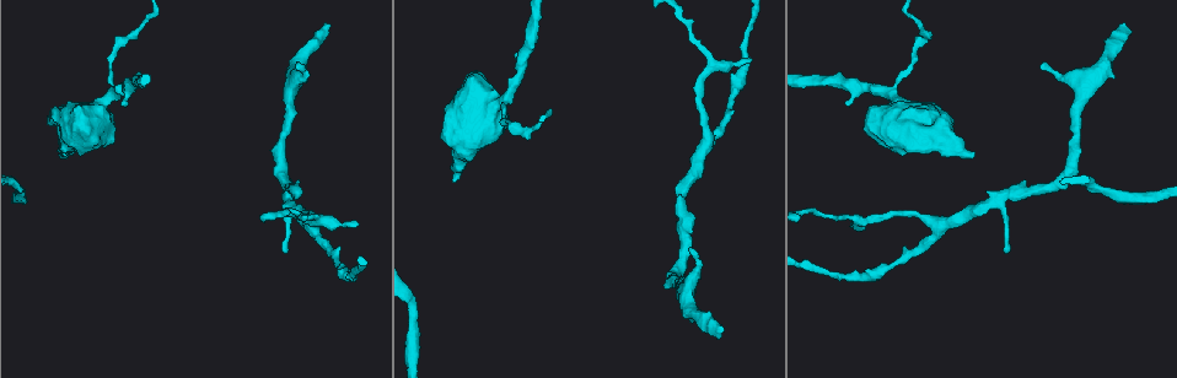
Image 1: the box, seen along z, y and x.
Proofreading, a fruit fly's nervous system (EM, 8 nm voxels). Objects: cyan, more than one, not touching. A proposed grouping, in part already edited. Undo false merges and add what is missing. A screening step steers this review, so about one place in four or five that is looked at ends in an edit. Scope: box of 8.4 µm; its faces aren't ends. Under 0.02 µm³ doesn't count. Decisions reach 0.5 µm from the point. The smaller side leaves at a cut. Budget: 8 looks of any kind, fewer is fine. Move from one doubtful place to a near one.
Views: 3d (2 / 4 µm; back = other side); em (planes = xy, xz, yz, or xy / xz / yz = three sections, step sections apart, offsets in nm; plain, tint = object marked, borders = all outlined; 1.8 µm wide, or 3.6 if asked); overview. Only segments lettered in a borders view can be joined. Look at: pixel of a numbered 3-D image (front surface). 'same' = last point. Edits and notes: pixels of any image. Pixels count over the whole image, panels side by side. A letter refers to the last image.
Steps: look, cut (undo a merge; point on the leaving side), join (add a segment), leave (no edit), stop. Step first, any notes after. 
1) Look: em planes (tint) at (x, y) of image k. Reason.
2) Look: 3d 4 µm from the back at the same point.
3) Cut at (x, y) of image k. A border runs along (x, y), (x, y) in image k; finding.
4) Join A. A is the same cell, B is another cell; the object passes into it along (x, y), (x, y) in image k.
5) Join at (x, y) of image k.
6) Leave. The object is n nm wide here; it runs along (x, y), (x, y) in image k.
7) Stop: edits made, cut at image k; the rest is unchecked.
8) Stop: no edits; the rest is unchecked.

Look: em xz step 16 (tint) at (858, 219) of image 1.

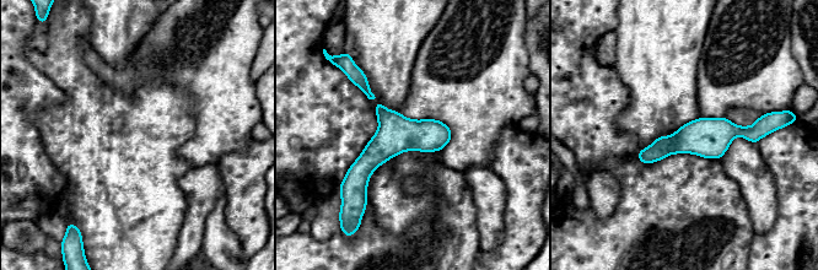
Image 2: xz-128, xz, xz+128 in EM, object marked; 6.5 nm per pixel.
Look: em xz step 16 (borders) at the same point.

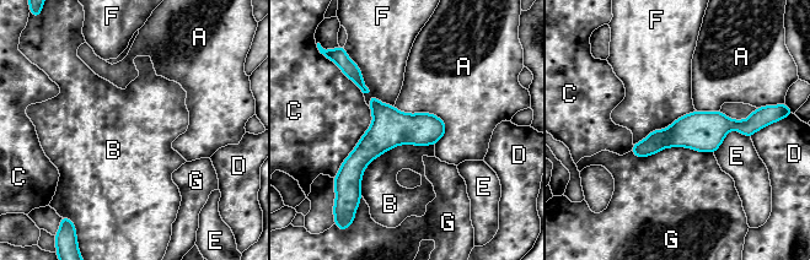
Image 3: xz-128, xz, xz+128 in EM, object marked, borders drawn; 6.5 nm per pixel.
Leave. The object is 240 nm wide here; A, B, C, D, E, F and G are other cells; a border runs along (434, 144), (382, 152), (360, 195) in image 3; one neuron here.

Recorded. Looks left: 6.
Look: 3d 2 µm at (109, 66) of image 1. Thin neck.

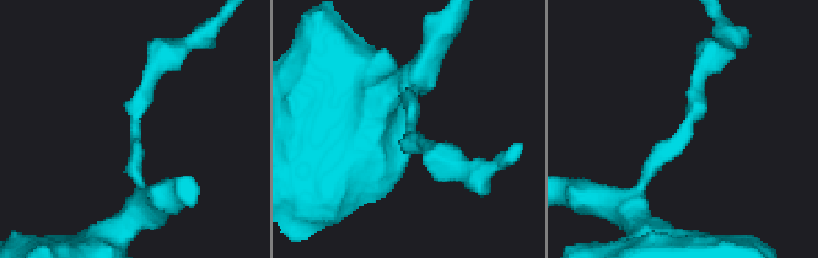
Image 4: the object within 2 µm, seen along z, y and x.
Look: em yz step 8 (tint) at (681, 130) of image 4.

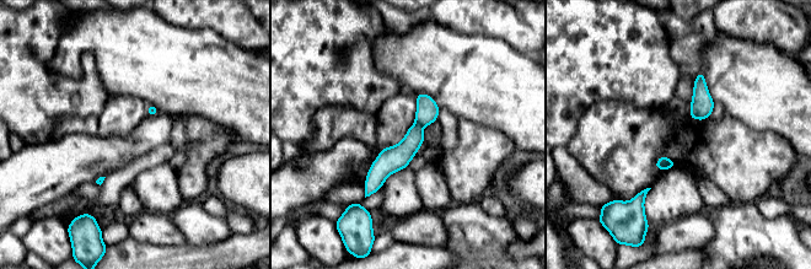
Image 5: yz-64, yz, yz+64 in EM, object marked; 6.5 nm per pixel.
Look: em planes (borders) at the same point.

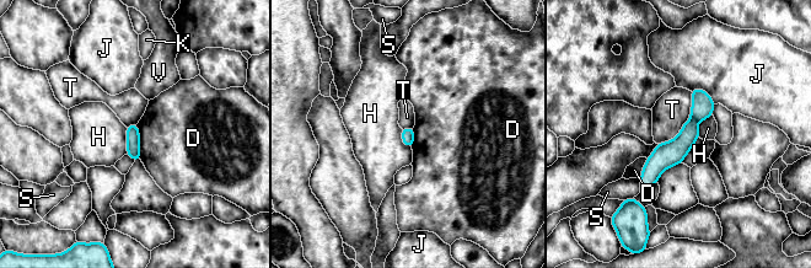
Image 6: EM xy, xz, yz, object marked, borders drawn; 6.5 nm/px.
Cut at (702, 105) of image 6. The object is 80 nm wide here; D, H, J, K, S, T and V are other cells; a border runs along (691, 116), (698, 122) in image 6; two neurons meet here.

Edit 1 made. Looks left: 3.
Look: overview. See it whole again.

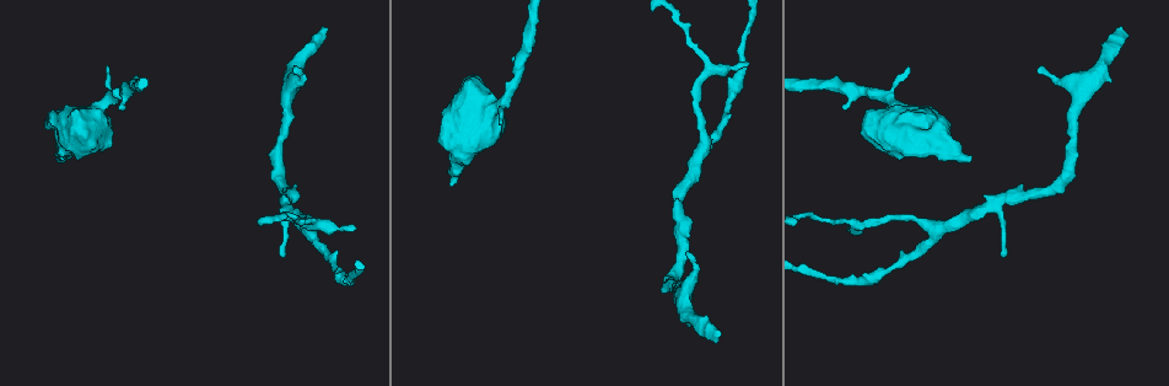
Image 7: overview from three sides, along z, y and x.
Look: 3d 2 µm at (972, 157) of image 7. Thick end.

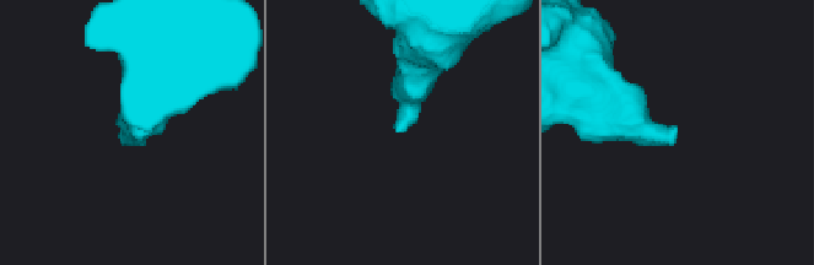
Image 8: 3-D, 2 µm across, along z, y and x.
Look: em yz step 8 (borders) at (395, 129) of image 8.

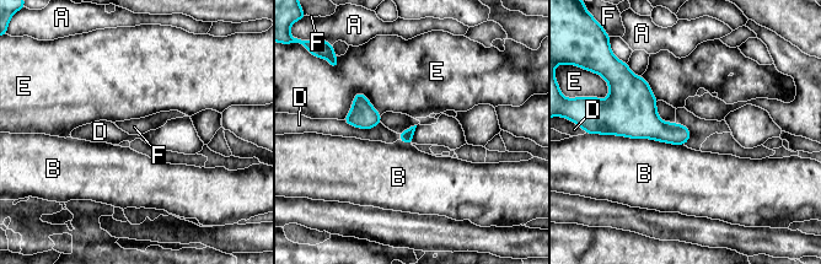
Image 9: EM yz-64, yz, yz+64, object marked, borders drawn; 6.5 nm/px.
Leave. The longest contact is with B, 550 nm; A, B, D, E and F are other cells; a border runs along (656, 101), (656, 114), (675, 123) in image 9; no lettered segment goes on from it.

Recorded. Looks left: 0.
Stop: edits made, cut at image 6; the rest is unchecked.

